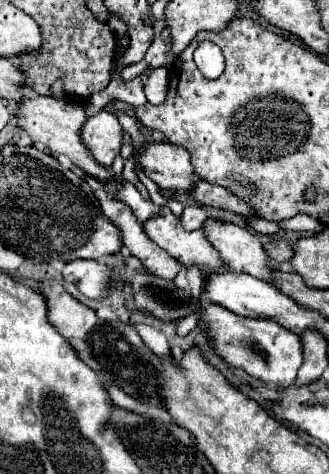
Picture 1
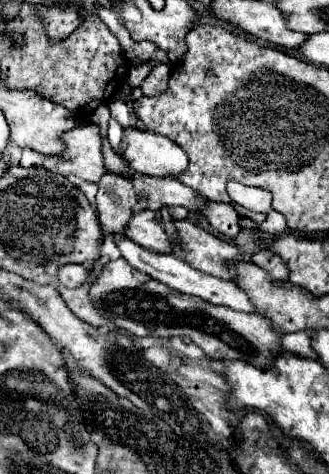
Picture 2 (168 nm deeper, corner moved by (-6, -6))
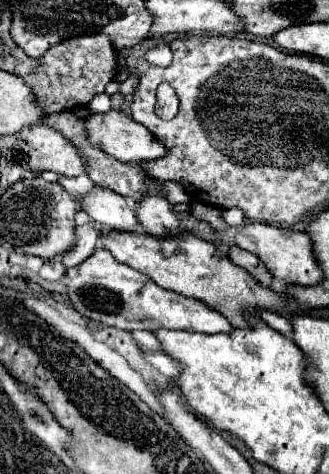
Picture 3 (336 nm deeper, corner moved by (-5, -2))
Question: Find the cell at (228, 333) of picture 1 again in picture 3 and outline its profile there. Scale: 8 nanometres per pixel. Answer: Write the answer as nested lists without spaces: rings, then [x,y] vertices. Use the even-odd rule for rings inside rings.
[[[96,249],[92,257],[78,265],[76,277],[68,281],[68,297],[74,309],[94,321],[112,325],[124,331],[158,331],[158,329],[180,329],[200,333],[230,333],[234,327],[218,311],[204,301],[180,295],[170,289],[162,289],[148,275],[130,269],[130,265],[118,263],[106,249]]]

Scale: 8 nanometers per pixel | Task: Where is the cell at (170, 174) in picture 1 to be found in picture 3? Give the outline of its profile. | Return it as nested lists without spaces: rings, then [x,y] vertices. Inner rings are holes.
[[[110,111],[110,113],[94,113],[86,117],[86,129],[88,129],[88,139],[94,147],[106,151],[114,159],[122,163],[144,163],[144,161],[154,161],[162,159],[166,155],[166,147],[162,147],[162,141],[146,127],[136,123],[134,119],[126,117],[122,111]]]

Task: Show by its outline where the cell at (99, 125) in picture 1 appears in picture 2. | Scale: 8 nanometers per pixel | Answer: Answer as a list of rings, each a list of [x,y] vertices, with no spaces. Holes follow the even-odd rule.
[[[83,125],[69,129],[61,135],[65,151],[59,155],[49,155],[41,163],[51,173],[59,175],[75,175],[83,181],[99,183],[99,179],[107,173],[103,155],[101,155],[101,139],[95,125]]]

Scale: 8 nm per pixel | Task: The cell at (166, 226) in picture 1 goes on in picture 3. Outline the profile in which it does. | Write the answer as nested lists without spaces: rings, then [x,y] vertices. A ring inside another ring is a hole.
[[[100,189],[96,195],[88,195],[80,199],[82,209],[100,225],[118,229],[118,231],[138,231],[138,215],[130,201],[126,201],[122,195]]]

